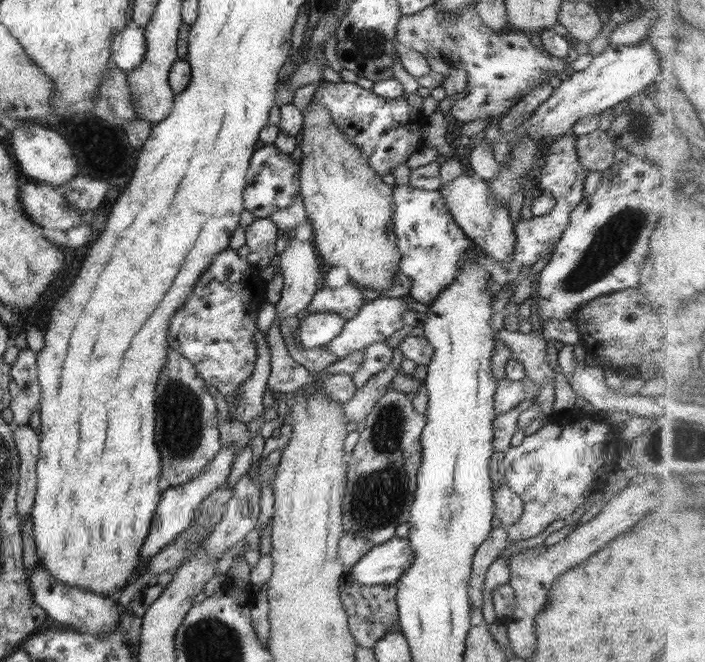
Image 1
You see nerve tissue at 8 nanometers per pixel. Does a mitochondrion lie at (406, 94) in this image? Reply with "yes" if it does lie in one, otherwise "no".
no

